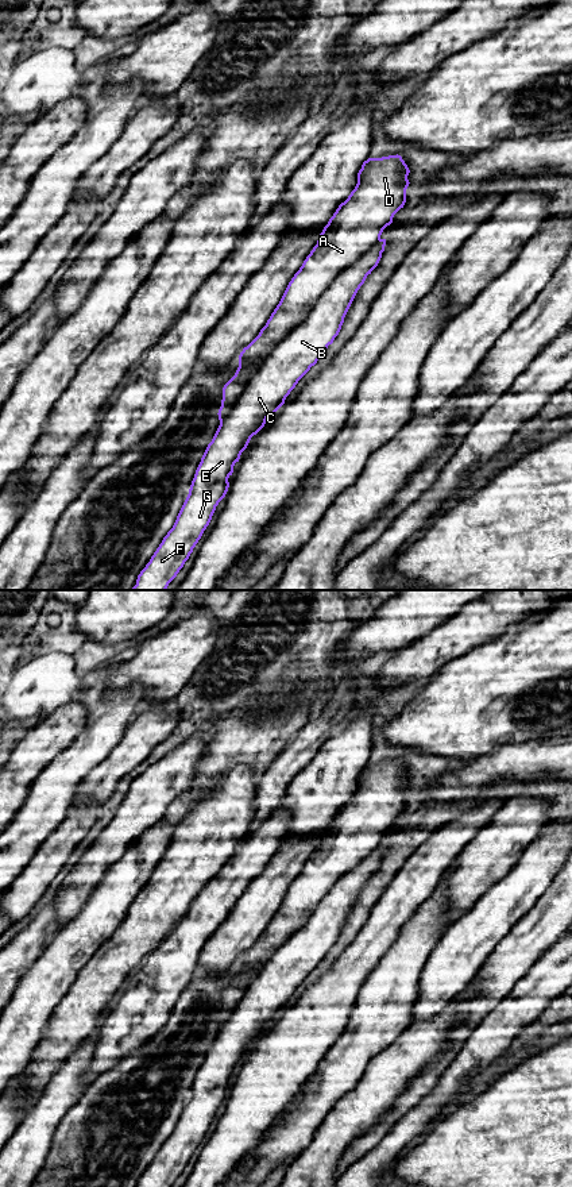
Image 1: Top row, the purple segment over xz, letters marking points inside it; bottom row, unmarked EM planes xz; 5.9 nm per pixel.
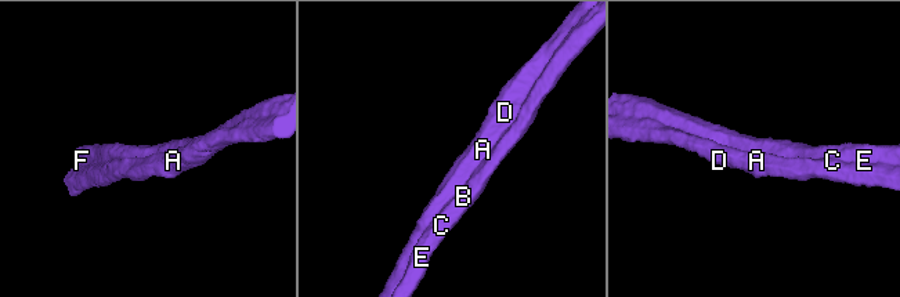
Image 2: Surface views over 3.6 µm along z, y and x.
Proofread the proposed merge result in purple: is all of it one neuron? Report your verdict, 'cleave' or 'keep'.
cleave

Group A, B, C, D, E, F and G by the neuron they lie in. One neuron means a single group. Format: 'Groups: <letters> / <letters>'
Groups: A D / B C E F G

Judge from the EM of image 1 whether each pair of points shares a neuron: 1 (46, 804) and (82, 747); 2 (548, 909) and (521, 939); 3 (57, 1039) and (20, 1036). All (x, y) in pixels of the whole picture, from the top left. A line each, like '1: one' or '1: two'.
1: one
2: one
3: two

